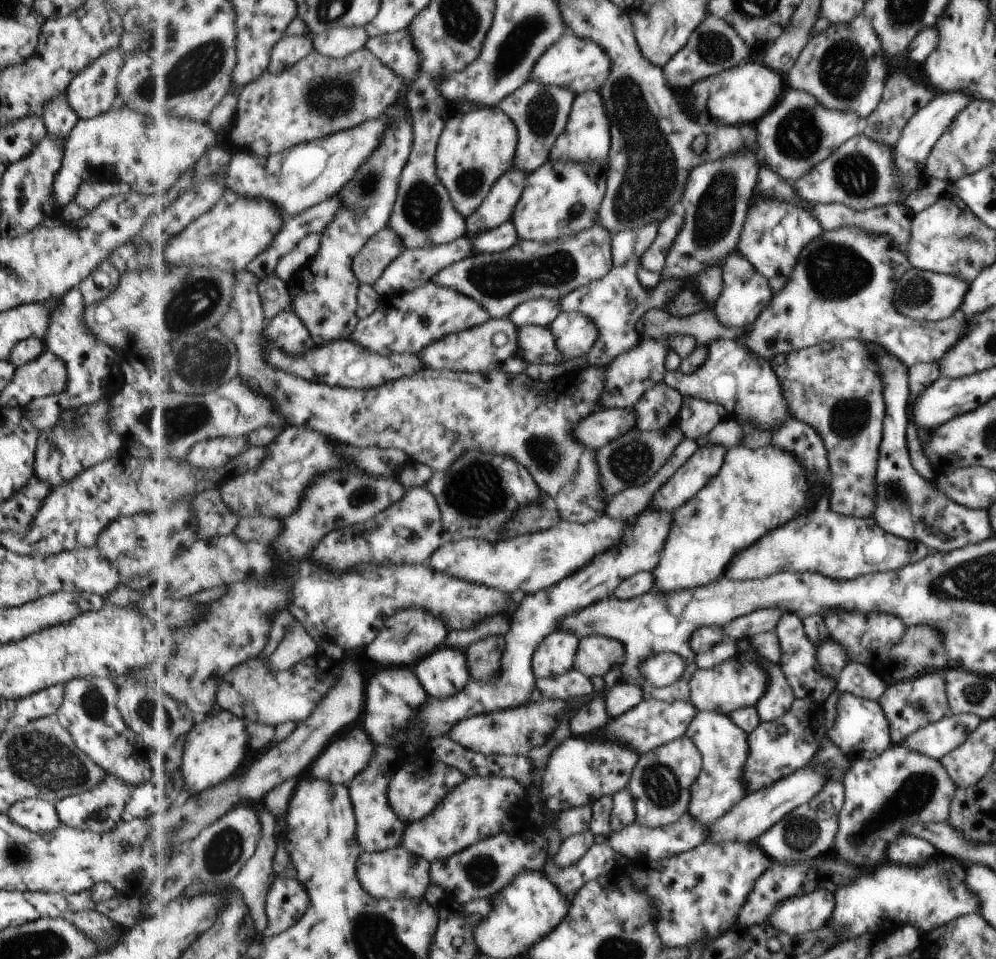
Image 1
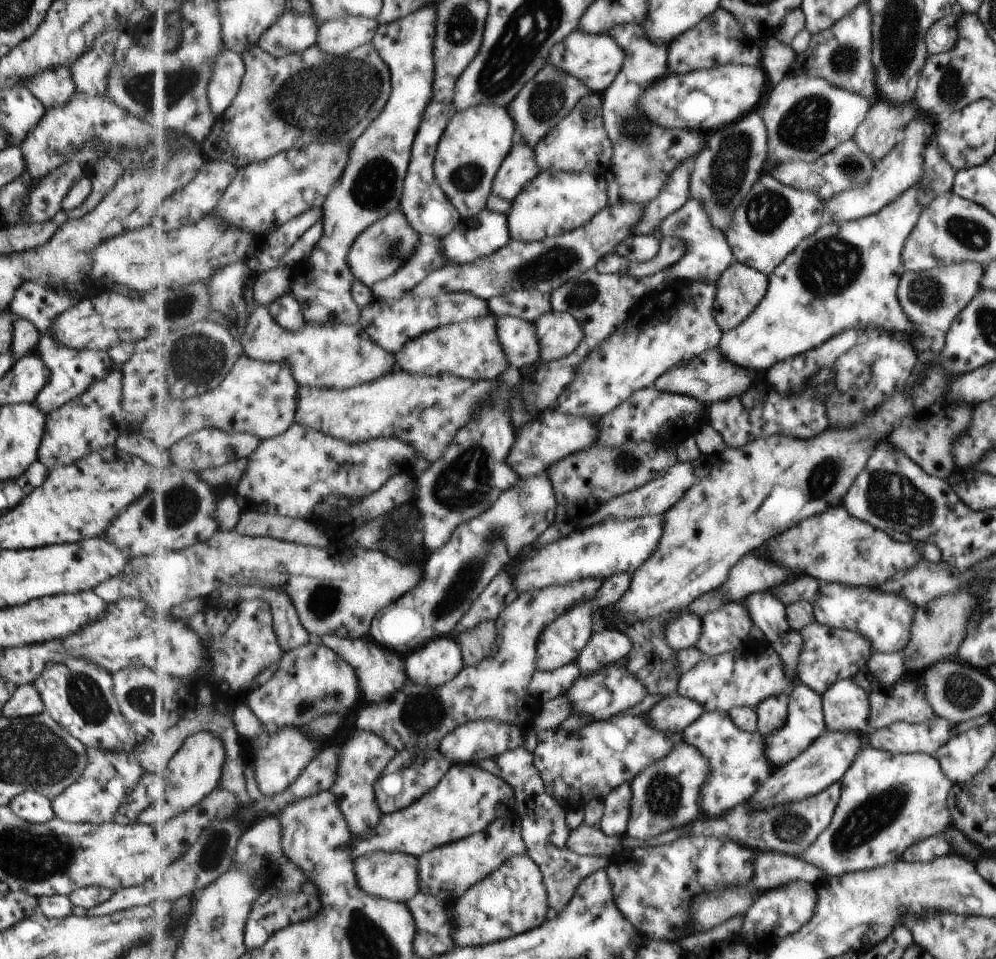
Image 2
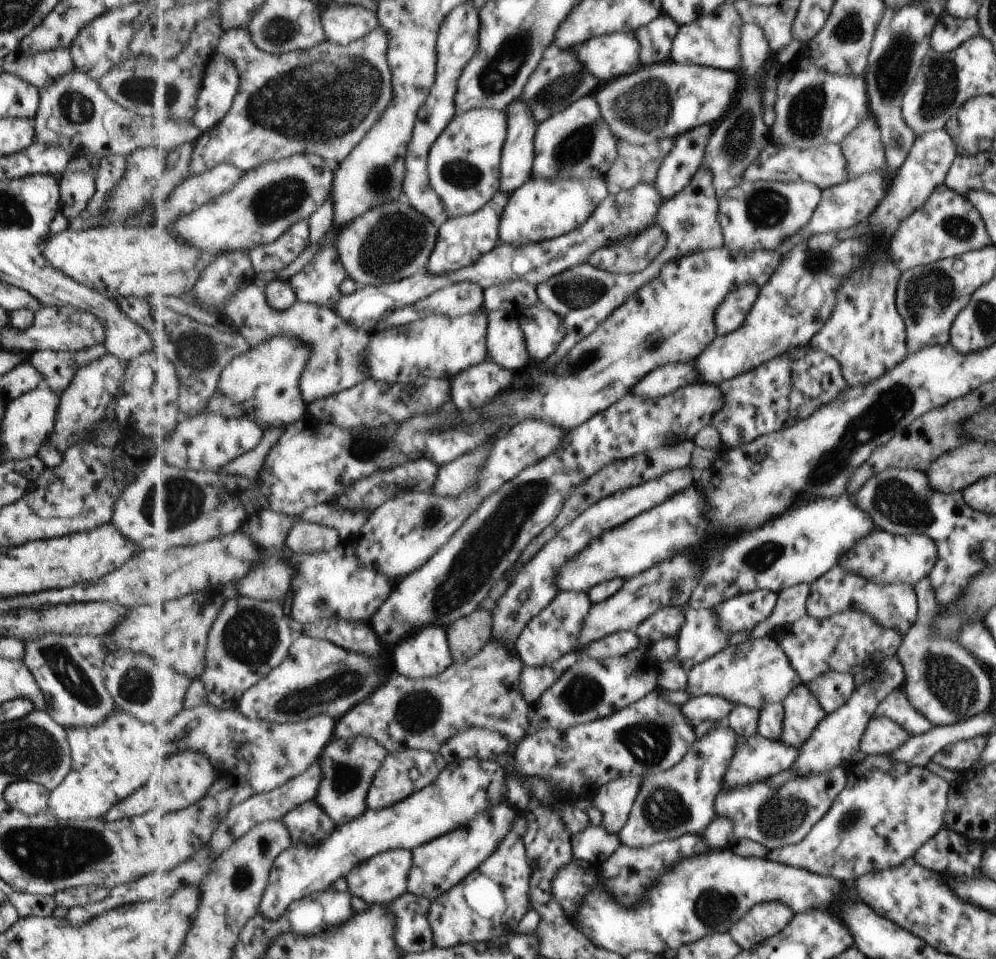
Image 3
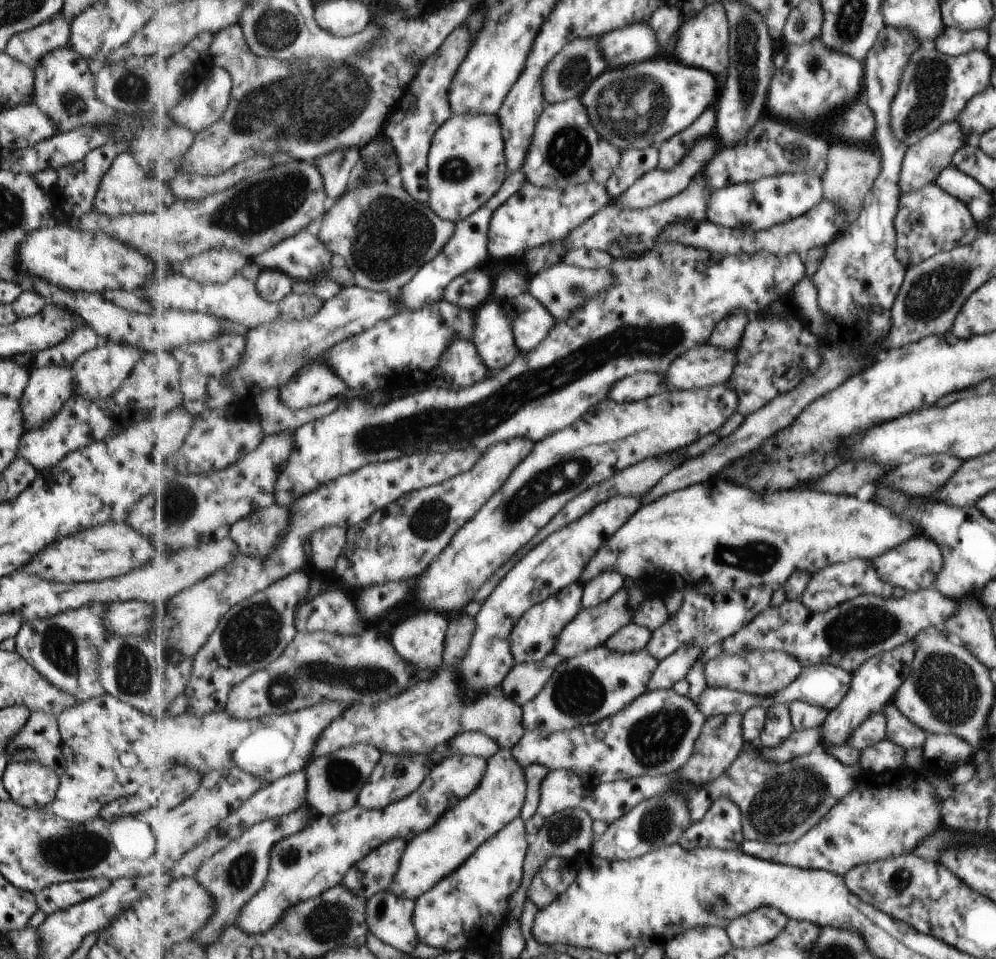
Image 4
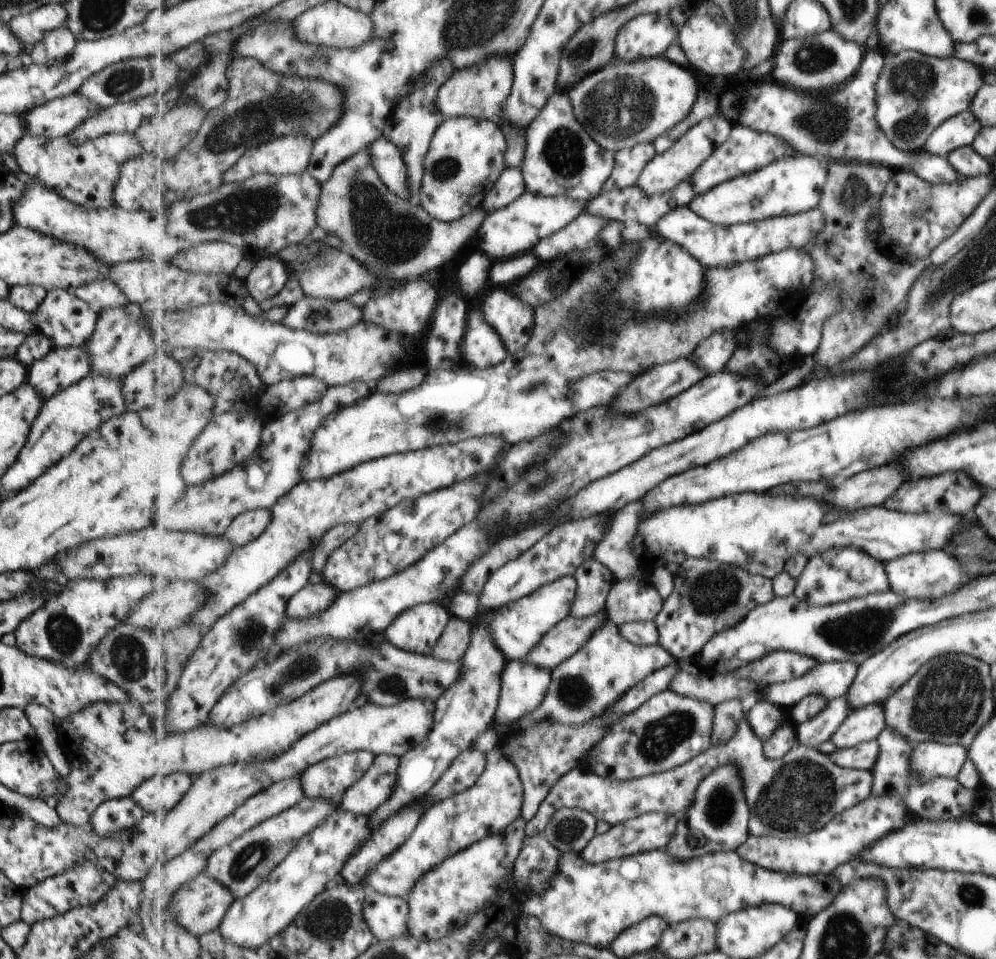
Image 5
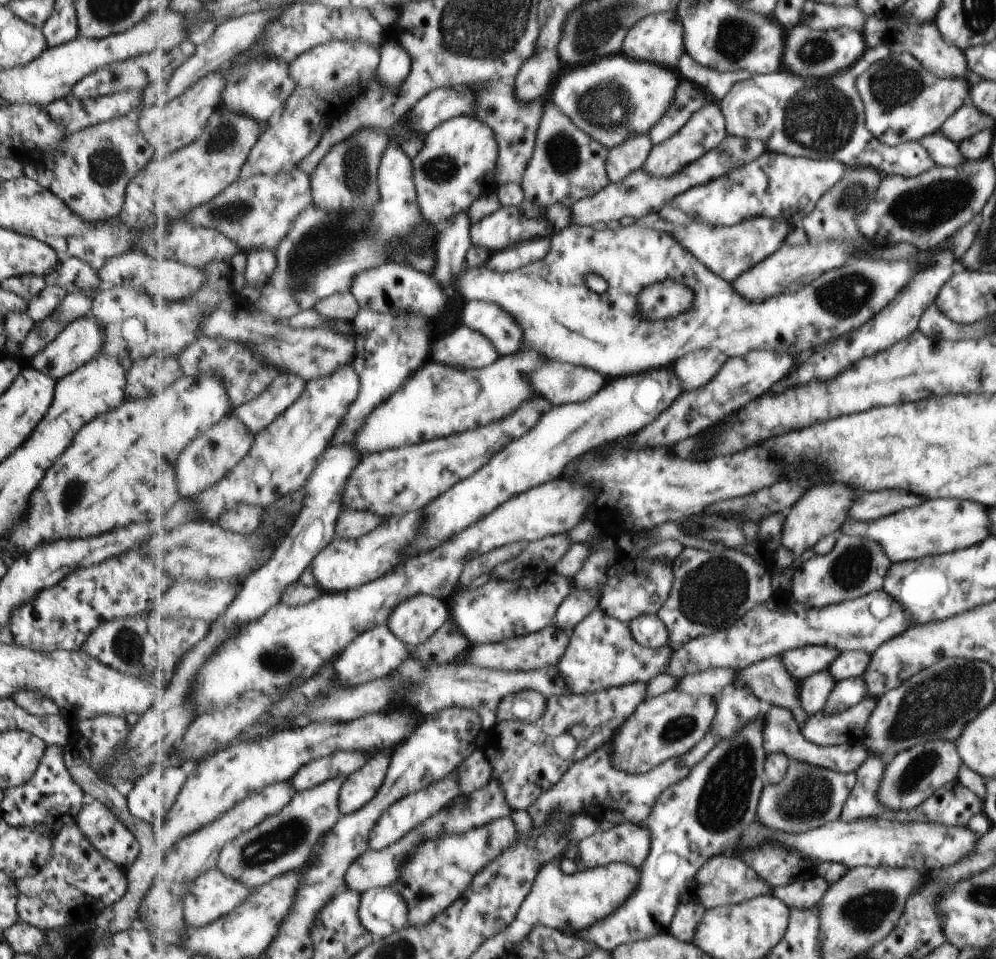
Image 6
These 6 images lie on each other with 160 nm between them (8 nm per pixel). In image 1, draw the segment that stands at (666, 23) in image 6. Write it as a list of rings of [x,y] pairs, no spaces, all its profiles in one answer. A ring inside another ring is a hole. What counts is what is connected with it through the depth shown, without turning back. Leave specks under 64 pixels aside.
[[[567,25],[563,36],[538,60],[531,71],[530,80],[544,85],[567,87],[578,95],[587,91],[599,91],[610,77],[611,67],[610,56],[598,43],[576,35]]]

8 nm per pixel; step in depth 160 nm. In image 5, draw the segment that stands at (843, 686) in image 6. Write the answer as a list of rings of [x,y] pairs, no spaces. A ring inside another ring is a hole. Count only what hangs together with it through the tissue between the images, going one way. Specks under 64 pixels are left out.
[[[837,696],[826,703],[826,709],[821,710],[816,718],[806,724],[796,725],[797,738],[800,744],[817,748],[819,744],[829,741],[829,738],[846,721],[851,706],[847,696]]]

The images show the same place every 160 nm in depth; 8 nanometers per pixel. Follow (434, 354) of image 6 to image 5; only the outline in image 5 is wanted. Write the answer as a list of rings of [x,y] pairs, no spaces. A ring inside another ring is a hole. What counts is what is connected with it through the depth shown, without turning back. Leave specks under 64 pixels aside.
[[[472,306],[468,314],[466,335],[464,338],[464,363],[480,368],[497,367],[504,362],[508,356],[506,344],[499,331],[486,319],[484,312],[479,306]]]

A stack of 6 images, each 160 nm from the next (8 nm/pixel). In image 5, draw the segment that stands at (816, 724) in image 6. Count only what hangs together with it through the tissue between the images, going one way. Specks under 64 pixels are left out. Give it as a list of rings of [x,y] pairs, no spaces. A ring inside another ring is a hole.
[[[867,704],[863,708],[850,710],[846,721],[835,730],[835,733],[829,738],[829,742],[839,748],[850,748],[876,739],[885,729],[885,719],[883,718],[883,709],[879,704]]]

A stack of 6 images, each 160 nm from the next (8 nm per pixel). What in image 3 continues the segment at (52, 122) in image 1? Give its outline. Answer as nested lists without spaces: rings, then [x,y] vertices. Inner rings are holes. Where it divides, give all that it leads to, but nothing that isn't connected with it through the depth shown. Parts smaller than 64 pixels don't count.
[[[18,48],[3,57],[3,72],[15,75],[39,89],[74,68],[68,49],[49,49],[45,53],[21,53]]]

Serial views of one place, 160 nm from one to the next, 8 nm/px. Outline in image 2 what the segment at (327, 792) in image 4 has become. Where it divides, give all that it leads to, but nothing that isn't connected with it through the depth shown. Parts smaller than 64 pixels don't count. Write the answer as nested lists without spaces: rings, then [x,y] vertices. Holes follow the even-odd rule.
[[[357,728],[341,744],[338,780],[331,791],[338,798],[353,834],[361,837],[368,835],[382,821],[385,813],[378,803],[376,784],[399,751],[378,734]]]

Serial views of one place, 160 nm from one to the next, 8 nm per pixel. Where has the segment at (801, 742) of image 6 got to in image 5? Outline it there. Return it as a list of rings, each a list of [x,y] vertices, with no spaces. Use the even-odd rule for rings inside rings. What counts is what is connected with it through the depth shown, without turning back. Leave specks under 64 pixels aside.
[[[767,700],[759,702],[746,716],[754,729],[754,734],[757,734],[757,737],[763,742],[771,740],[775,736],[775,732],[790,721],[787,711]],[[875,739],[861,742],[859,745],[850,748],[839,748],[827,754],[839,768],[847,770],[871,770],[875,765],[875,758],[879,753],[878,743]]]

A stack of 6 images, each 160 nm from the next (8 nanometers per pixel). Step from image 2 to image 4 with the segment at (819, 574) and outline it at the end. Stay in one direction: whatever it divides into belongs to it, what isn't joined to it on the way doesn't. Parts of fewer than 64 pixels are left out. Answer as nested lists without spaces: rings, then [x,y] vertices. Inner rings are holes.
[[[921,533],[905,539],[894,549],[881,553],[878,557],[869,559],[874,570],[891,586],[903,589],[905,592],[915,592],[919,589],[929,589],[933,586],[937,573],[942,569],[942,553],[939,547],[926,535]]]

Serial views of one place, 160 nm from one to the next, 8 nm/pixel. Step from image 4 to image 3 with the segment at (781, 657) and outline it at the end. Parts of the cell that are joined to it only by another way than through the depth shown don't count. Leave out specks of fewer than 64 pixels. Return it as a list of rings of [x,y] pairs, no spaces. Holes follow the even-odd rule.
[[[774,636],[762,639],[749,638],[738,645],[729,645],[719,654],[696,664],[688,672],[685,690],[690,697],[715,695],[736,705],[747,705],[761,710],[765,705],[783,703],[802,678],[795,670],[790,655],[783,650]]]

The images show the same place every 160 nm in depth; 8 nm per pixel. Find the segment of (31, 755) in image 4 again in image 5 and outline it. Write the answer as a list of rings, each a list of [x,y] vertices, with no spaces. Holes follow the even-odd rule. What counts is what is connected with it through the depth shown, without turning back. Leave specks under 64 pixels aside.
[[[29,702],[22,711],[33,730],[35,730],[35,739],[41,745],[40,748],[49,760],[54,772],[56,775],[66,778],[69,773],[69,764],[63,757],[62,749],[56,744],[57,737],[53,734],[57,720],[47,708],[33,702]]]

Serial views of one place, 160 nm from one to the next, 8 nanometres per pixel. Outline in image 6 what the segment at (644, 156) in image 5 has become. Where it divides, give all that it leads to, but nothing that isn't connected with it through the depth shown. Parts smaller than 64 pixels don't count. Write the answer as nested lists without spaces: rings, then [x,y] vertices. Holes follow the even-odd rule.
[[[649,134],[635,135],[617,148],[610,149],[606,164],[610,182],[623,182],[631,173],[642,169],[654,145]]]

